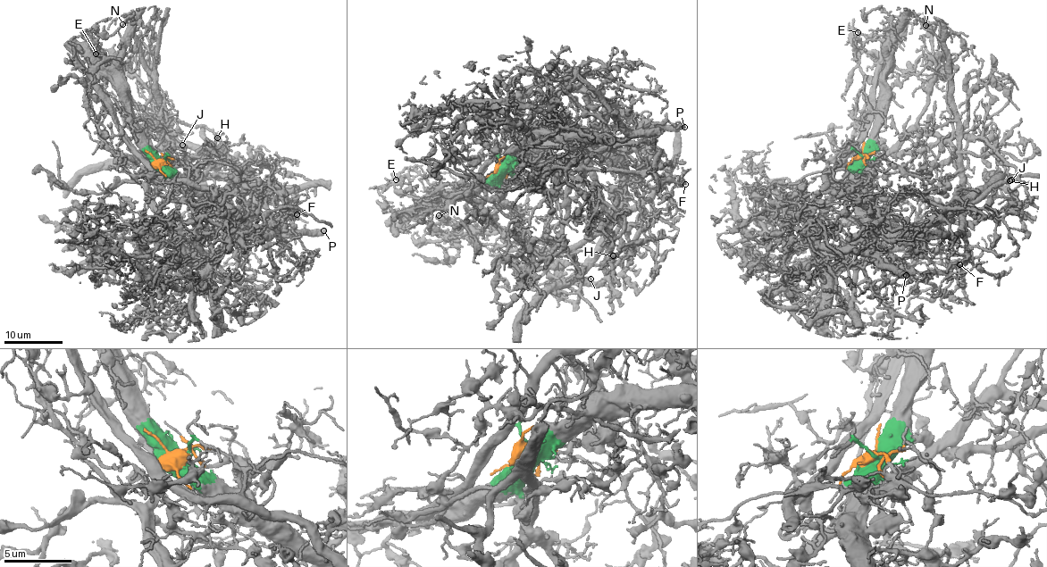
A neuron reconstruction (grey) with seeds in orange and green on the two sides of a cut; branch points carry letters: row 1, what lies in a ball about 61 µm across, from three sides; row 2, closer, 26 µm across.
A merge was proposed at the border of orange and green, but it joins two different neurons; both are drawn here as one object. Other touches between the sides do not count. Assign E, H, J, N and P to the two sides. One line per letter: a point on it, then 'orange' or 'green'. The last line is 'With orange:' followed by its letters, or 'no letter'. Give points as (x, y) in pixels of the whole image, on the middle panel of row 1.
E: (396, 179) | green
H: (613, 255) | green
J: (590, 279) | green
N: (439, 215) | green
P: (684, 127) | orange
With orange: P

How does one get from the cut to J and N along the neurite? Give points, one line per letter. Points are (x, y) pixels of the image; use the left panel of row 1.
J: (157, 162), (155, 154), (145, 151), (147, 130), (170, 129), (161, 129), (162, 134), (182, 144)
N: (157, 162), (153, 151), (130, 120), (127, 85), (121, 72), (122, 43), (132, 29), (135, 14), (122, 24)

